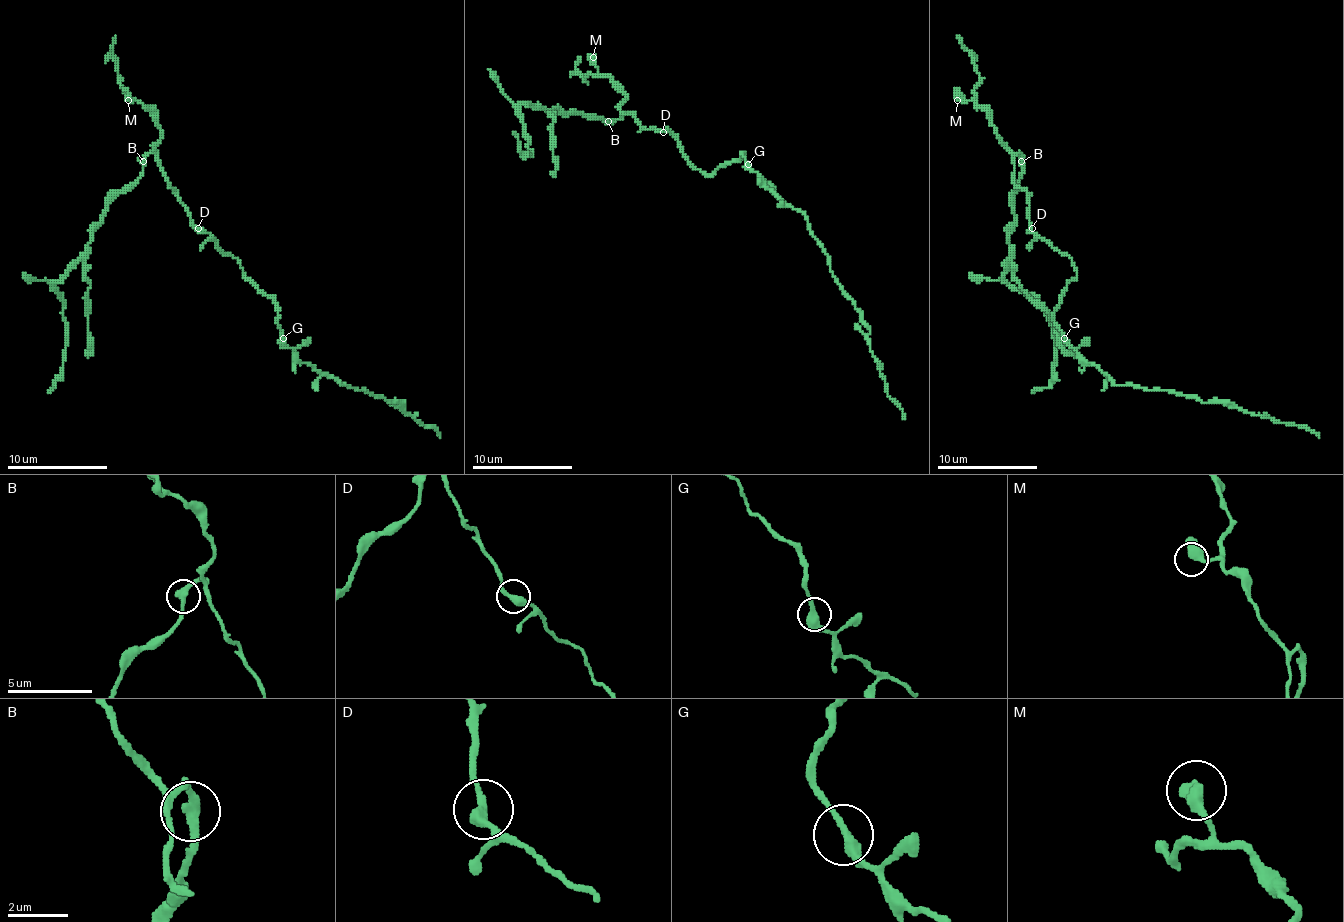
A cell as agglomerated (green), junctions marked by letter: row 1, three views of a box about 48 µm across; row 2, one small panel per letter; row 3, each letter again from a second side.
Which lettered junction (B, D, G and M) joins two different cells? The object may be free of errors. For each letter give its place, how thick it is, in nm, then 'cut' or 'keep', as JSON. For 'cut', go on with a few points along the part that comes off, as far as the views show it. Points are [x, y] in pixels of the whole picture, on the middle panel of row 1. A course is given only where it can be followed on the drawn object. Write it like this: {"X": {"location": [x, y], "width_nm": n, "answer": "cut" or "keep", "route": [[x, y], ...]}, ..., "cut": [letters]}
{"B": {"location": [608, 121], "width_nm": 320, "answer": "cut", "route": [[608, 122], [523, 104], [523, 132], [530, 152], [528, 154], [518, 147], [518, 137], [513, 132]]}, "D": {"location": [663, 132], "width_nm": 360, "answer": "keep"}, "G": {"location": [748, 164], "width_nm": 360, "answer": "keep"}, "M": {"location": [593, 57], "width_nm": 380, "answer": "keep"}, "cut": ["B"]}

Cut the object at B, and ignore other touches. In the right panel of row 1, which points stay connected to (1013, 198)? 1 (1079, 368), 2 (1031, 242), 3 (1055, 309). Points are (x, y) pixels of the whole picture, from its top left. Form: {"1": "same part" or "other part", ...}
{"1": "other part", "2": "other part", "3": "other part"}

